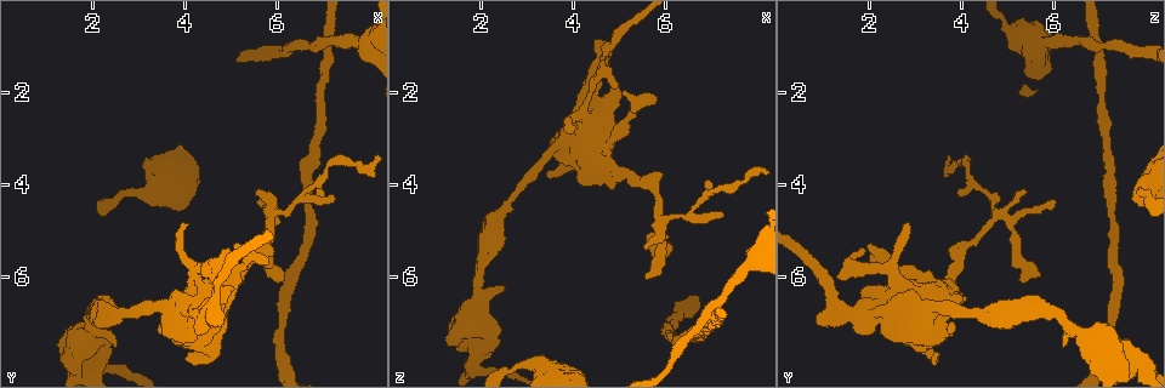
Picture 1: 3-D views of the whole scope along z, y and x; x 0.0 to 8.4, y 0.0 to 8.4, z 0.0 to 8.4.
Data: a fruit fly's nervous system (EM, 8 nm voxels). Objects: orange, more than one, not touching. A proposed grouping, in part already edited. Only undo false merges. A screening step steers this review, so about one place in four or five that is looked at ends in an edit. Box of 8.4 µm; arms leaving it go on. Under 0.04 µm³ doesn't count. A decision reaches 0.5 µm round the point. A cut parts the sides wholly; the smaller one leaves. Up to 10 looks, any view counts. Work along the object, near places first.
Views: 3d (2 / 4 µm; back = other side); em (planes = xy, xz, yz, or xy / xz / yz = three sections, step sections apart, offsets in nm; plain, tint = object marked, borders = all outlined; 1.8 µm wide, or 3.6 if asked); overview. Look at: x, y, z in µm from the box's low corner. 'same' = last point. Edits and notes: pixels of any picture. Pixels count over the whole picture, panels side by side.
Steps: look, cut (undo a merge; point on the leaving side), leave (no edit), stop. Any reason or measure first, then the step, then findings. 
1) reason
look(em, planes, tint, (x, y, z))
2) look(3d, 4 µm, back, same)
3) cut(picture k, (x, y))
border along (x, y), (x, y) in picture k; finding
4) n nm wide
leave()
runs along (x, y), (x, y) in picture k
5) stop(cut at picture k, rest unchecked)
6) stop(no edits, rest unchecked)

thick turns thin
look(em, 3.6 µm, planes, tint, (3.40, 6.70, 3.45))

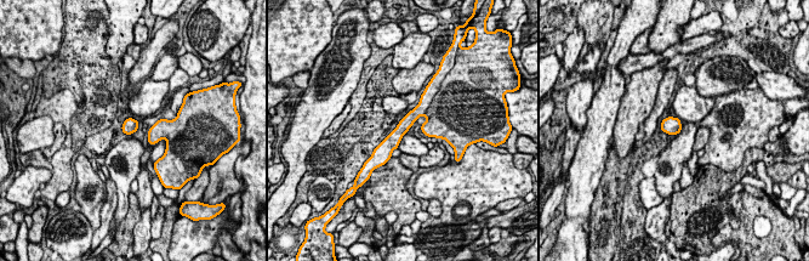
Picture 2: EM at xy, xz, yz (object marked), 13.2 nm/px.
cut(picture 2, (431, 90))
border along (432, 100), (423, 115) in picture 2; a second neuron is stuck on

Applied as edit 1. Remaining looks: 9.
three arms meet
look(3d, 2 µm, (5.90, 4.65, 4.80))

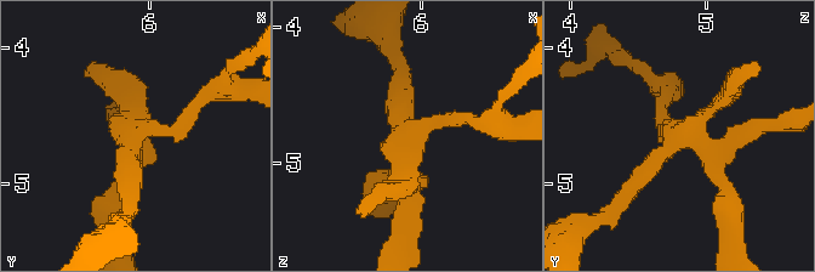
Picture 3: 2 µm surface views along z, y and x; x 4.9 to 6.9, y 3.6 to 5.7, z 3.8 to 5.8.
look(em, xy, step 16, tint, (5.88, 4.62, 4.82))

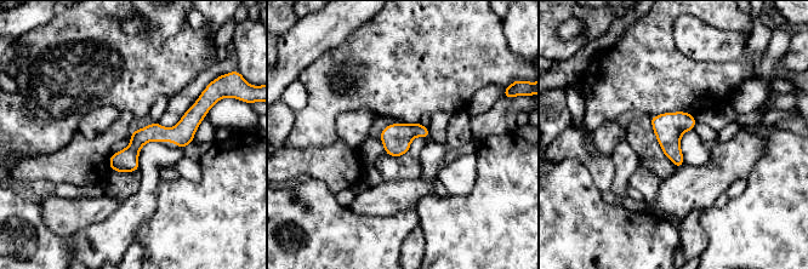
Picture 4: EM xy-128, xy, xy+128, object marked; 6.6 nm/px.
look(em, planes, borders, same)

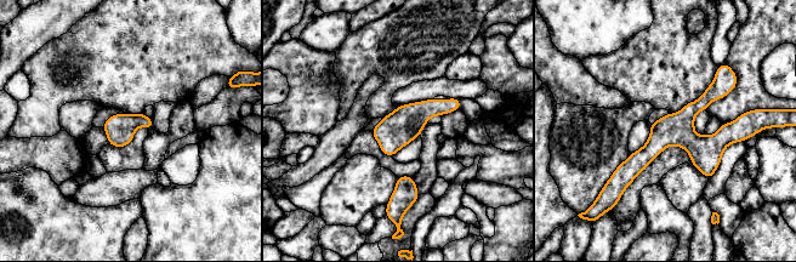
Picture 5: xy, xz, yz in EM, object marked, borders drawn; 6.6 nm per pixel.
leave()
runs along (743, 120), (718, 142), (661, 138), (617, 175) in picture 5; all the same neuron

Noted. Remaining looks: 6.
four or more arms meet
look(em, planes, tint, (6.95, 1.00, 6.85))

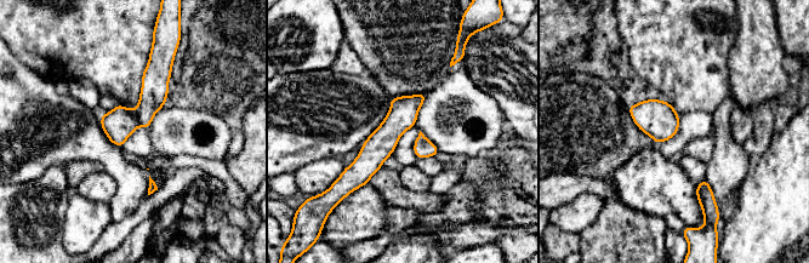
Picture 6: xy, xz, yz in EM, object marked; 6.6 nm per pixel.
cut(picture 6, (154, 91))
border along (135, 109), (141, 125) in picture 6; a second neuron is stuck on

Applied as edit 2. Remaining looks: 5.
stop(cut at picture 2, cut at picture 6, rest unchecked)

